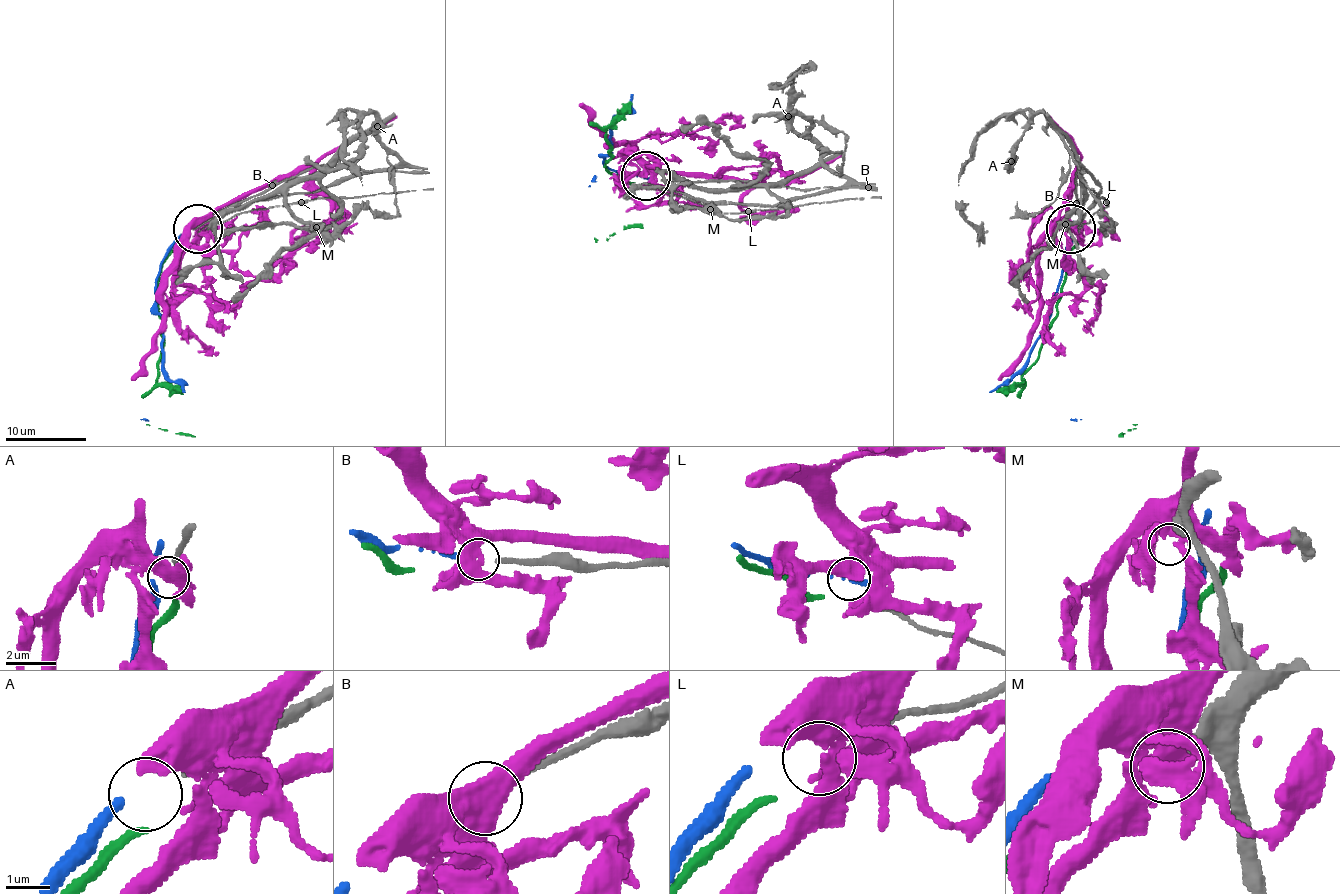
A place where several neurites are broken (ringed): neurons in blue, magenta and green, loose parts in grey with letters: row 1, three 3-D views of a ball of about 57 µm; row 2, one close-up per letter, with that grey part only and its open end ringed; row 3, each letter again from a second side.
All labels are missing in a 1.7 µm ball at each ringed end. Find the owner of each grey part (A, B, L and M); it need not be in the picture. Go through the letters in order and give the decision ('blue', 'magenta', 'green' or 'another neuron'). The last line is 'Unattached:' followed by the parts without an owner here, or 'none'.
A: another neuron
B: blue
L: another neuron
M: another neuron
Unattached: A, L, M

